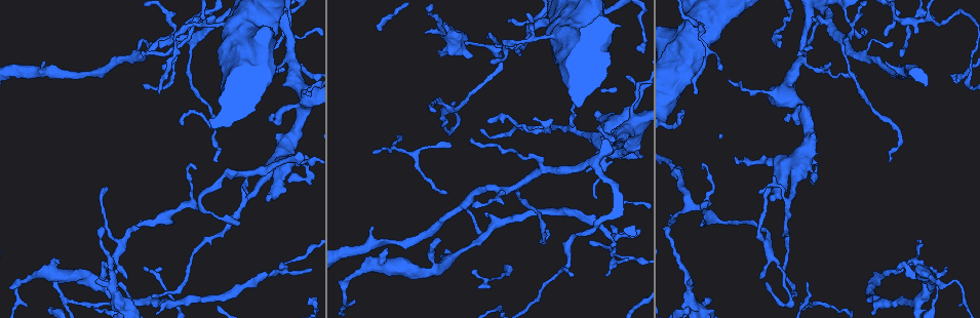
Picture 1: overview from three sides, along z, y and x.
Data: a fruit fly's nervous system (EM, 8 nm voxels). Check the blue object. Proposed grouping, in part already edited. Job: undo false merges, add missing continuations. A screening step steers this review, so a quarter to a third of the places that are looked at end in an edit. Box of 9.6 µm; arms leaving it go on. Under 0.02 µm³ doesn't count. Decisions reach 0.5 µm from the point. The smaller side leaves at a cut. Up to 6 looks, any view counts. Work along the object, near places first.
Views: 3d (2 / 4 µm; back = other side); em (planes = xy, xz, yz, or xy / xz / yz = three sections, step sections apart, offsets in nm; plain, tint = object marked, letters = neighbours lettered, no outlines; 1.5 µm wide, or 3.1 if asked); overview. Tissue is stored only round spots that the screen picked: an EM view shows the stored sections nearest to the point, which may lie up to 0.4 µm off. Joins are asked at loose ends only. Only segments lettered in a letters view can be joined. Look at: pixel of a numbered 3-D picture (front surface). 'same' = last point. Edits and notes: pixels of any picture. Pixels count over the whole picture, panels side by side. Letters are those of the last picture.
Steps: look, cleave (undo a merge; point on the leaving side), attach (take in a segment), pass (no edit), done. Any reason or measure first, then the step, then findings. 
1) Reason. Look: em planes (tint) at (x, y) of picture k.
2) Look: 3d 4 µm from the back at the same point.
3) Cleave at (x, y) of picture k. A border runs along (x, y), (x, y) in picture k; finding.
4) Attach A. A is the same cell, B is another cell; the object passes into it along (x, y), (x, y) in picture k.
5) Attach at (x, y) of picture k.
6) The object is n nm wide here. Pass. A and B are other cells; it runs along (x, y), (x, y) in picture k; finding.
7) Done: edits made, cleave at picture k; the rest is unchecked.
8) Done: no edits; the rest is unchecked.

Tapers out. Look: 3d 4 µm at (722, 67) of picture 1.

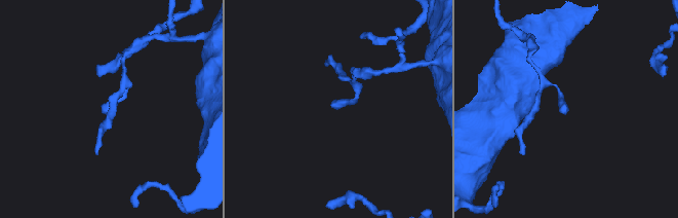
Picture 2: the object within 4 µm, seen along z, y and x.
Look: em xy step 8 (tint) at (566, 110) of picture 2.

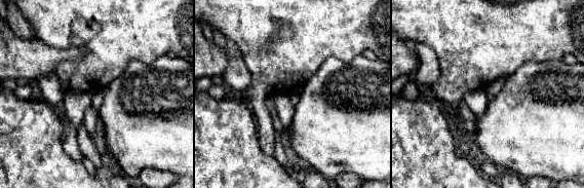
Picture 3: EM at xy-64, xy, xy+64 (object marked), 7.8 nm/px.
Look: em planes (letters) at the same point.

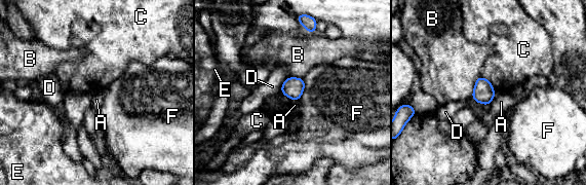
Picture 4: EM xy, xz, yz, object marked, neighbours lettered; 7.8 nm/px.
Pass. A, B, C, D, E and F are other cells; no lettered segment goes on from it.

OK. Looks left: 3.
Branch stops here. Look: em planes (letters) at (596, 116) of picture 1.

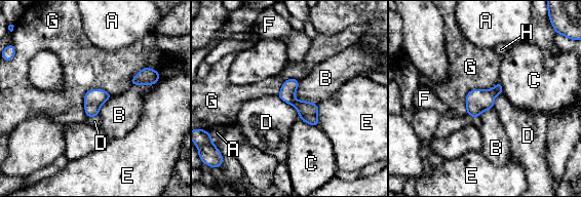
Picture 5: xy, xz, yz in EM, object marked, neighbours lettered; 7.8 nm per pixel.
Pass. A, B, C, D, E, F, G and H are other cells; a border runs along (277, 95), (291, 104), (301, 119) in picture 5; no lettered segment goes on from it.

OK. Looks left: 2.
Calibre changes. Look: 3d 4 µm at (111, 286) of picture 1.

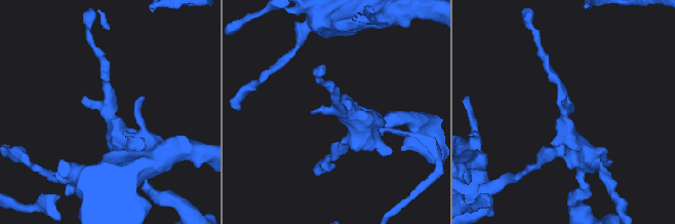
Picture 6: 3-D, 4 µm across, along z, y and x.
Now the EM. Look: em planes (letters) at (106, 106) of picture 6.

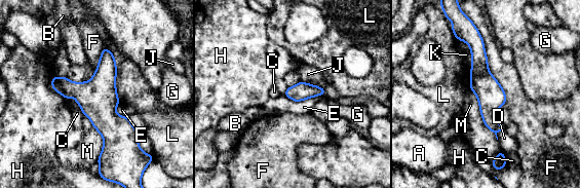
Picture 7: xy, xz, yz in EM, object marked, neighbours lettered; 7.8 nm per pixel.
The object is 220 nm wide here. Pass. A, B, C, D, E, F, G, H, J, K, L and M are other cells; continuous, no second neuron.

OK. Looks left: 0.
Done: no edits; the rest is unchecked.

